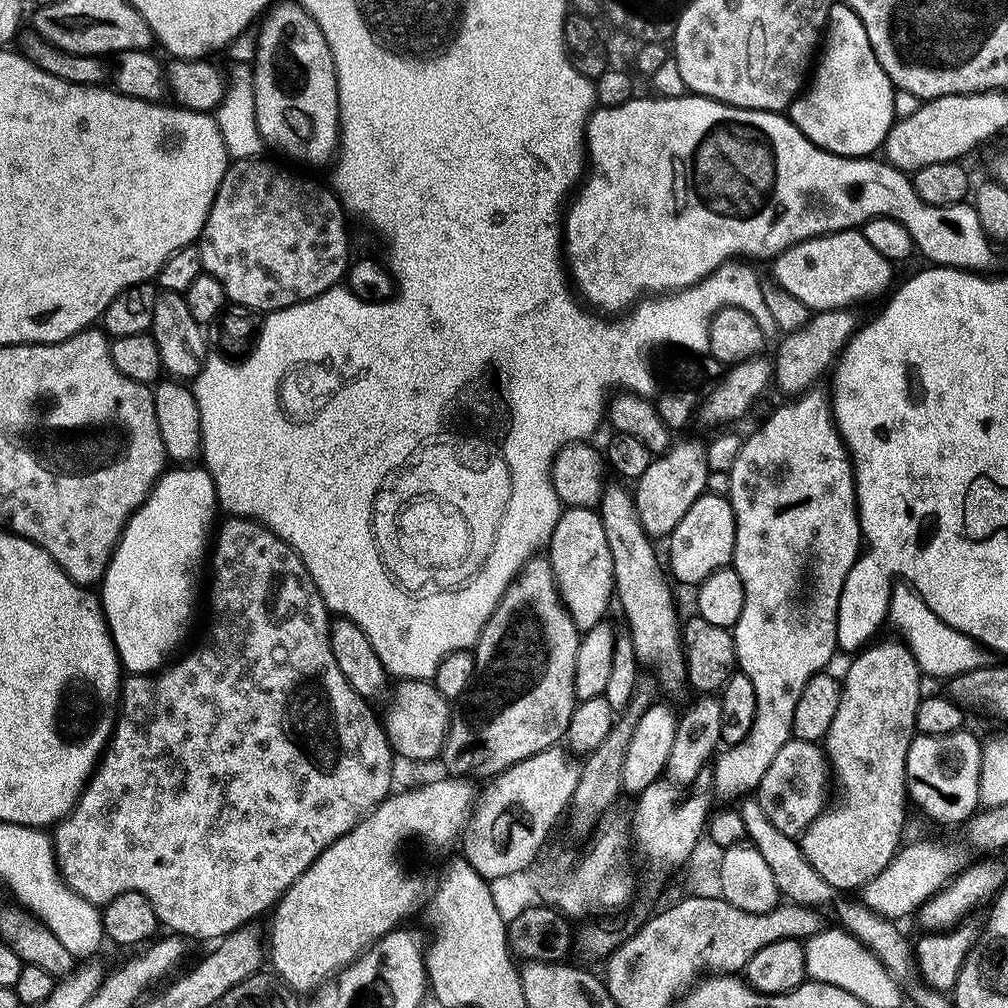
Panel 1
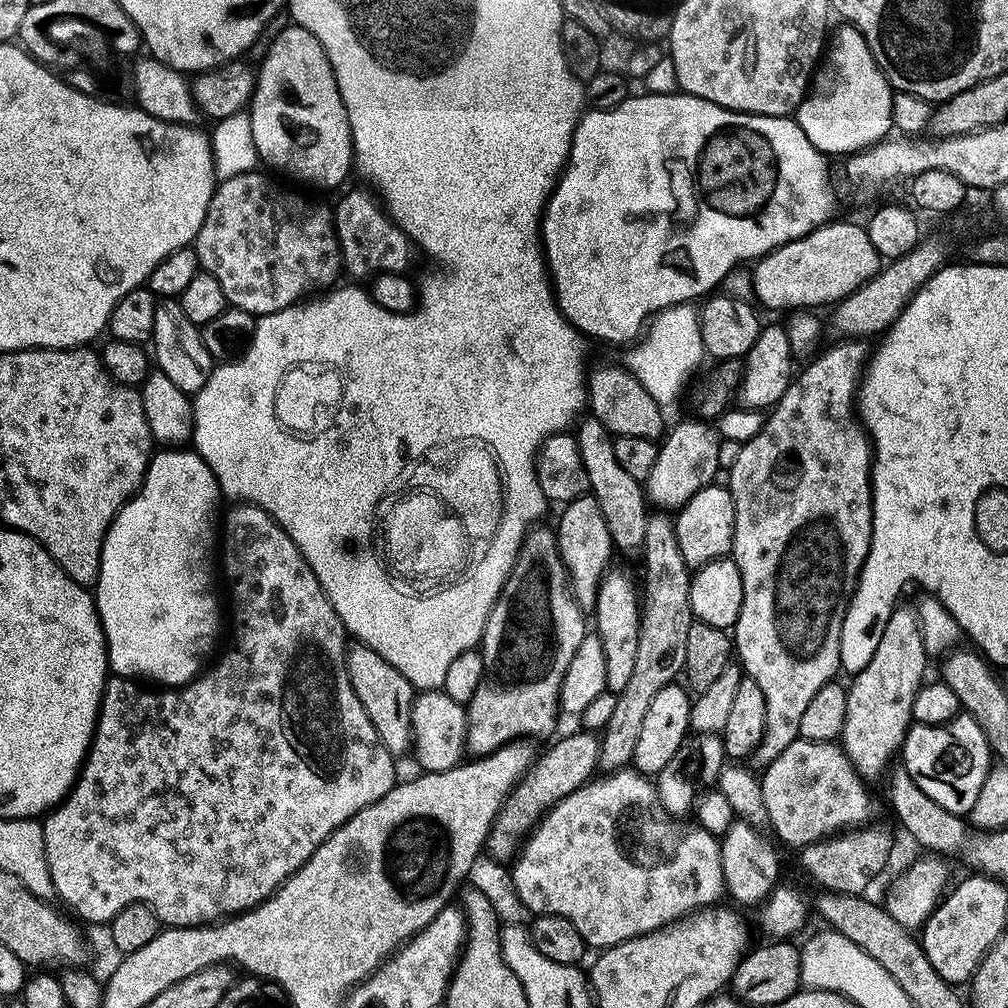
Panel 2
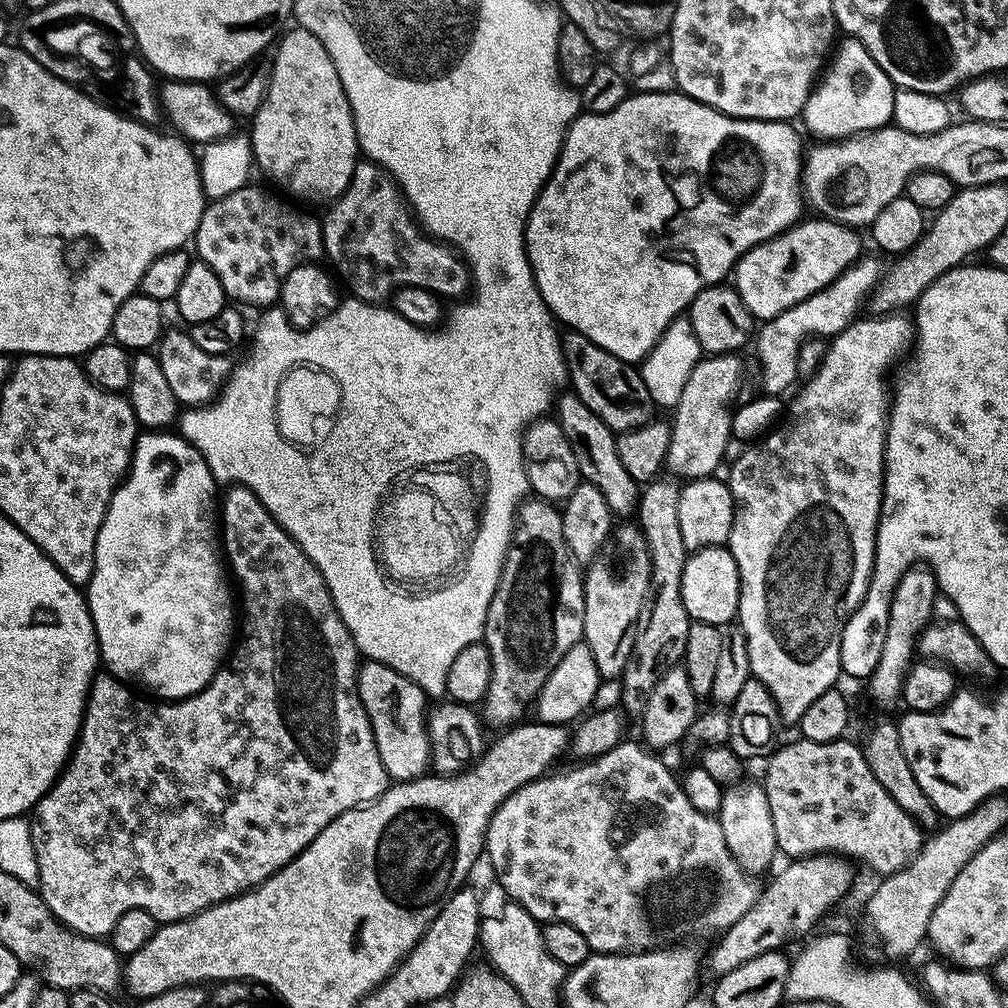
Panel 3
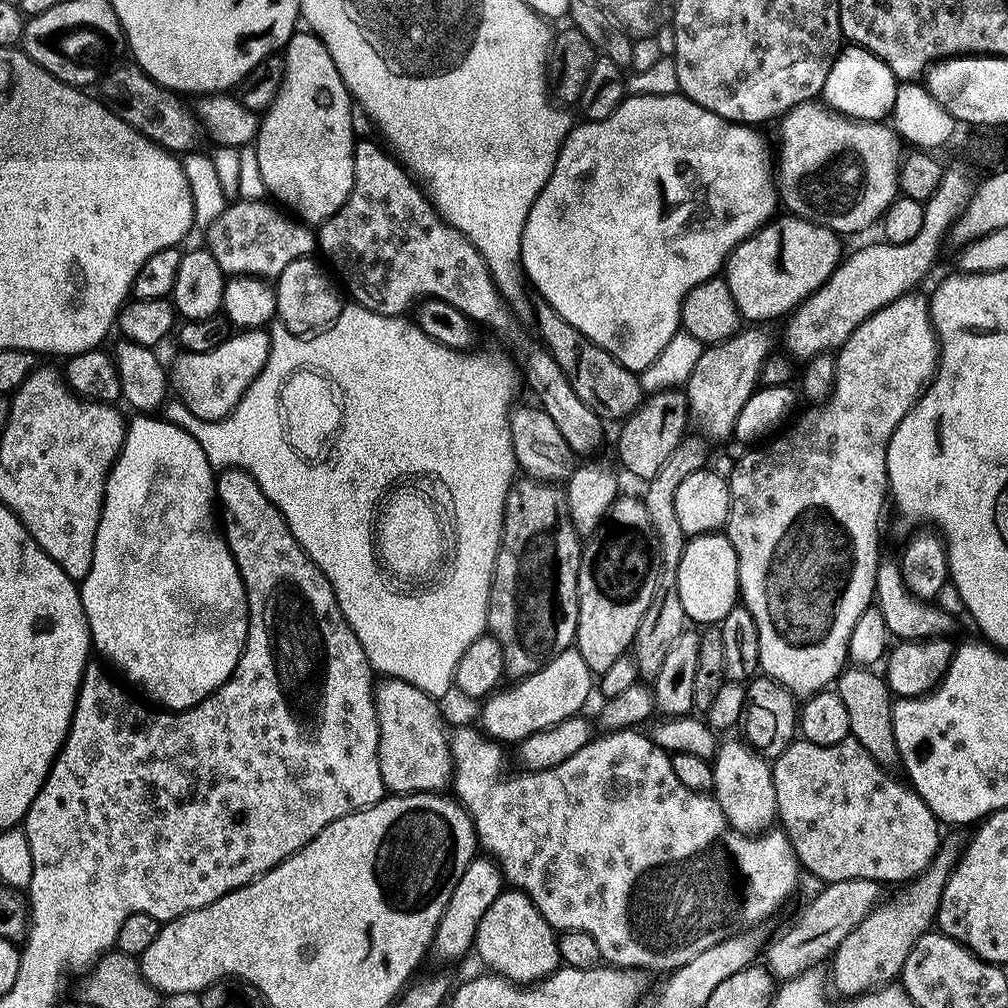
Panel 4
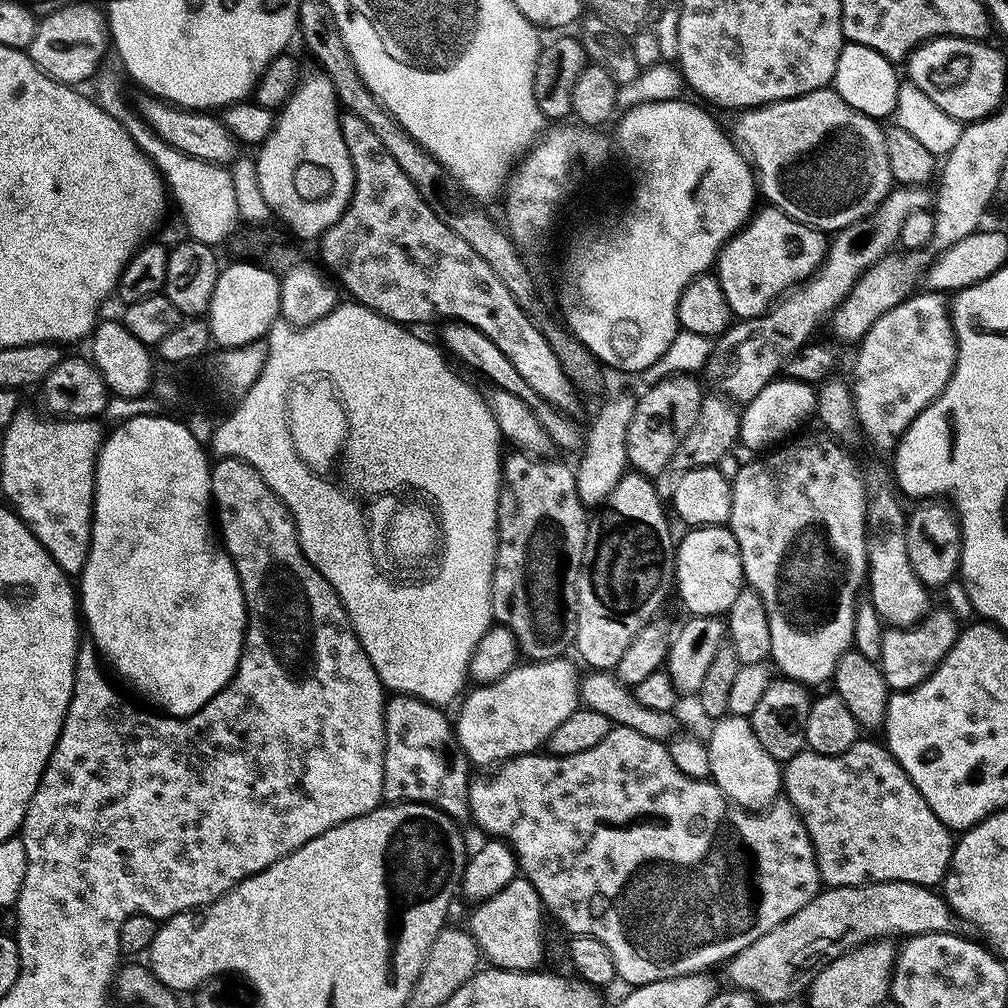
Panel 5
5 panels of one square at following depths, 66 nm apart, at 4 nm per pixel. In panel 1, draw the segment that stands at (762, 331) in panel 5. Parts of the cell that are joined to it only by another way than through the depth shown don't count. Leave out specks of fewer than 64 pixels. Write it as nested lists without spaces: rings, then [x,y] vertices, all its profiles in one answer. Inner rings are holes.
[[[692,440],[677,441],[667,452],[655,457],[646,468],[646,473],[635,481],[632,492],[644,532],[654,540],[670,536],[674,526],[682,520],[690,506],[707,491],[708,476],[710,477],[708,453],[703,443],[700,445]]]

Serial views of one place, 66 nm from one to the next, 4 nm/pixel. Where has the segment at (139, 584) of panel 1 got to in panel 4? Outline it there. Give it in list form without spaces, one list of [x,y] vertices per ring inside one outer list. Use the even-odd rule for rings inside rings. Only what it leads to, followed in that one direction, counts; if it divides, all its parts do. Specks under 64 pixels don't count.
[[[140,414],[135,418],[137,420],[133,424],[131,421],[127,425],[124,445],[120,448],[120,454],[111,472],[108,473],[108,481],[104,487],[104,509],[100,511],[100,525],[94,542],[94,562],[90,566],[90,574],[86,574],[86,578],[79,585],[80,601],[84,604],[88,631],[92,634],[95,651],[100,651],[109,665],[117,664],[138,687],[144,688],[146,695],[157,700],[157,705],[168,710],[183,710],[201,704],[211,692],[218,691],[230,678],[234,666],[238,666],[238,658],[248,637],[248,596],[244,592],[244,583],[236,560],[228,549],[225,533],[218,523],[218,508],[214,503],[216,476],[202,446],[198,446],[192,433],[181,425],[180,429],[178,425],[167,424],[164,420],[152,420],[156,418],[148,414]]]

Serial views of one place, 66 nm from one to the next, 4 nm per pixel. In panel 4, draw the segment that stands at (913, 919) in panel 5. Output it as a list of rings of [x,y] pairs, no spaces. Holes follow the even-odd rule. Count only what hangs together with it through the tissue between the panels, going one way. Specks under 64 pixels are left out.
[[[843,880],[842,882],[834,882],[833,884],[824,884],[821,887],[821,892],[797,914],[792,920],[792,925],[785,930],[781,936],[776,936],[767,941],[766,947],[762,952],[762,960],[766,965],[769,972],[777,981],[783,982],[785,980],[793,980],[798,974],[807,972],[820,966],[820,963],[827,961],[836,951],[836,948],[846,938],[848,934],[867,915],[870,915],[872,910],[881,903],[882,892],[881,885],[877,884],[874,880]]]

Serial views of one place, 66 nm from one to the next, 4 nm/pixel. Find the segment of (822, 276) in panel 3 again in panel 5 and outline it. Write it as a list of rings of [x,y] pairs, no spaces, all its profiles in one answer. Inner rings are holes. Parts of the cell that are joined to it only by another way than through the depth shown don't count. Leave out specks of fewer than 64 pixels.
[[[773,206],[759,209],[746,224],[719,252],[719,257],[714,265],[714,275],[722,286],[722,294],[726,294],[726,302],[730,306],[733,317],[741,320],[753,319],[768,311],[778,298],[786,292],[797,287],[801,282],[815,273],[822,263],[826,251],[825,245],[820,245],[821,233],[810,230],[802,221],[796,221]]]

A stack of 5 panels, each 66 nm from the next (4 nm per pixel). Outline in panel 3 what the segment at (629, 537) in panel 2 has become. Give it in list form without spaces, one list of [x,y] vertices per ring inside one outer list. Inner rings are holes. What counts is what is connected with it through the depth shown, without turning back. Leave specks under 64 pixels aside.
[[[575,394],[563,396],[559,397],[555,405],[554,419],[560,424],[566,442],[573,448],[581,477],[587,483],[598,486],[598,490],[602,490],[608,508],[617,517],[628,516],[631,512],[633,515],[638,508],[638,485],[630,478],[630,474],[626,474],[626,469],[618,459],[617,433],[612,432],[610,427],[606,426],[601,418],[598,418],[597,414],[594,414]]]

